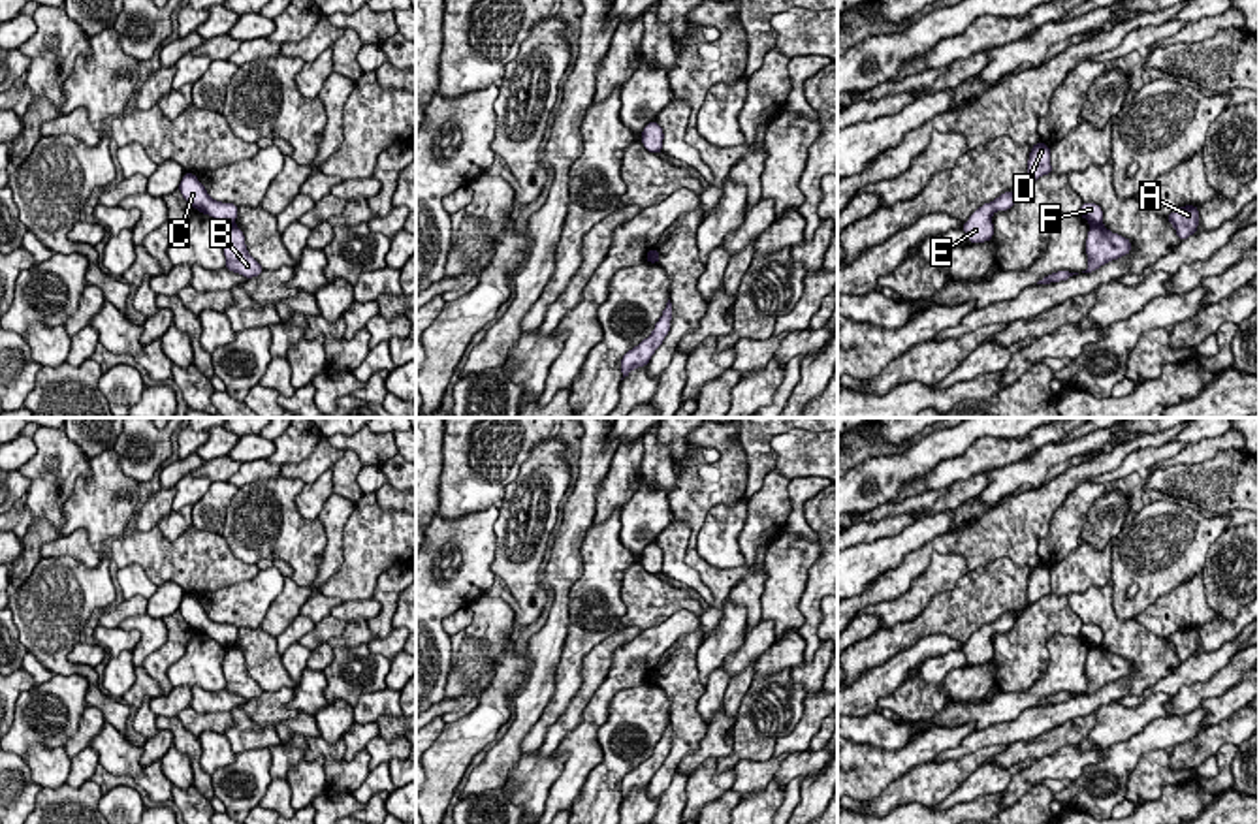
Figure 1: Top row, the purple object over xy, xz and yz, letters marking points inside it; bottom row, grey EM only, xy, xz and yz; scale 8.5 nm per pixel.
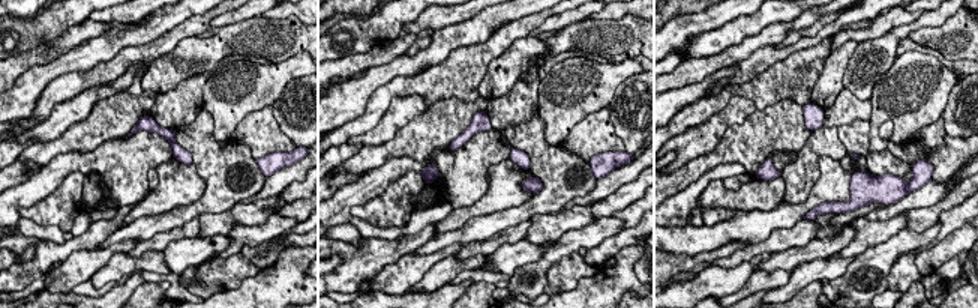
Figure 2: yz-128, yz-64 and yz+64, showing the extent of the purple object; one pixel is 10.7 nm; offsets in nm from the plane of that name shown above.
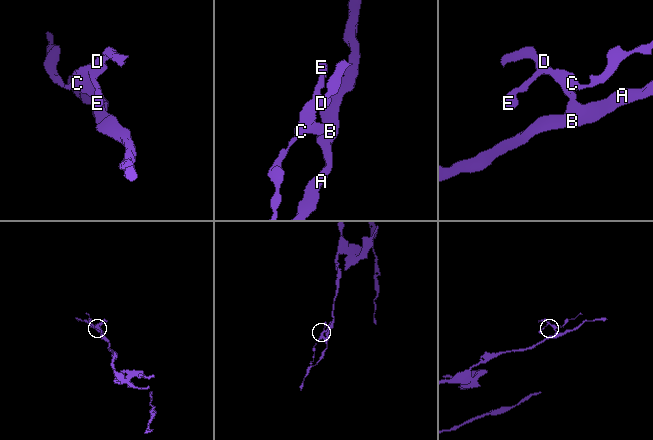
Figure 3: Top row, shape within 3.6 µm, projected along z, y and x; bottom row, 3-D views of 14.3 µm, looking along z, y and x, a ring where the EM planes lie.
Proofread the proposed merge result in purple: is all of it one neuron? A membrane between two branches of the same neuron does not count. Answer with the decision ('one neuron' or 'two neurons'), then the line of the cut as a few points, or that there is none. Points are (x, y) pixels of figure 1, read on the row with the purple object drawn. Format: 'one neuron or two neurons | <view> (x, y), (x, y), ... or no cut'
two neurons | yz (1090, 224), (1101, 226)

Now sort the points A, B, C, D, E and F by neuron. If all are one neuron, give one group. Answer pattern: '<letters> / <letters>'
A B / C D E F

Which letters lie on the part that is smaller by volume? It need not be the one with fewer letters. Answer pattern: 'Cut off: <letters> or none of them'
Cut off: C, D, E, F

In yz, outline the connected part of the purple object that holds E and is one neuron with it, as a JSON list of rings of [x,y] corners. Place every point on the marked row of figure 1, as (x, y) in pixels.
[[[1005,192],[997,199],[979,207],[962,226],[969,243],[984,243],[994,237],[992,214],[996,211],[1009,211],[1014,205],[1016,192]]]

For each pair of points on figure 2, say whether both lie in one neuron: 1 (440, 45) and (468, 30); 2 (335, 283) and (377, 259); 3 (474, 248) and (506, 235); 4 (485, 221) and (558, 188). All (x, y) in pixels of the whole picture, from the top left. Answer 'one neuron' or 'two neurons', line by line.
1: one neuron
2: one neuron
3: one neuron
4: one neuron

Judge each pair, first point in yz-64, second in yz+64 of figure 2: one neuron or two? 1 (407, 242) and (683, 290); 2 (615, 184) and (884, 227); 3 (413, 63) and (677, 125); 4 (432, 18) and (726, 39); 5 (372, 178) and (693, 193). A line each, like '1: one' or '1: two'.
1: two
2: two
3: two
4: one
5: one

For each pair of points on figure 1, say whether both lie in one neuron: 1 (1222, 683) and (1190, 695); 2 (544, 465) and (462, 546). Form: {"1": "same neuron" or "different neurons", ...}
{"1": "same neuron", "2": "different neurons"}

